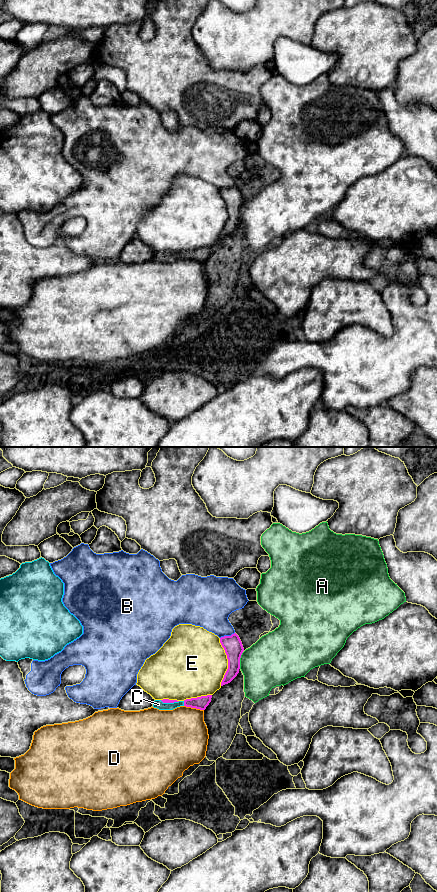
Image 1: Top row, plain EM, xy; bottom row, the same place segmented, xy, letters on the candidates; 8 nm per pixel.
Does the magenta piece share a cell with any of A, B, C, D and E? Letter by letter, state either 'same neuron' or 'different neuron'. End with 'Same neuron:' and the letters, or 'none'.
A: different neuron
B: different neuron
C: same neuron
D: different neuron
E: different neuron
Same neuron: C

